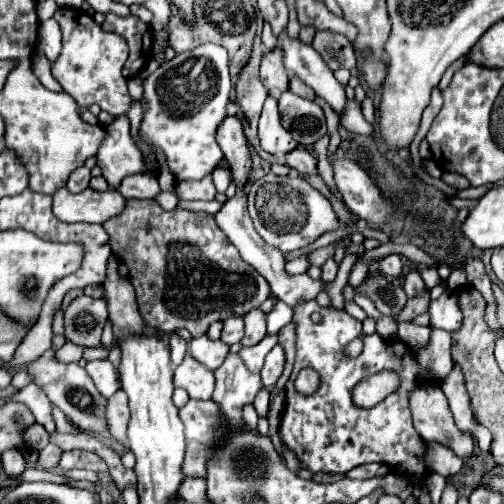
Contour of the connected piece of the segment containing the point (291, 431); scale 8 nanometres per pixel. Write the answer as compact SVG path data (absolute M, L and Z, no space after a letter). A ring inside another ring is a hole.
M316 300L294 306L294 324L298 332L298 352L286 386L286 406L278 430L284 446L296 454L300 466L310 474L346 474L356 466L382 462L390 466L394 474L408 478L412 484L422 484L430 474L430 468L424 460L428 444L412 426L408 400L416 388L434 382L430 370L418 364L416 354L408 344L398 338L388 342L378 334L364 336L364 352L354 360L346 360L342 356L342 348L362 334L362 322L334 306L318 306ZM314 314L320 316L318 322L314 322ZM302 368L314 368L320 374L320 390L312 396L302 396L294 390L294 380ZM384 368L396 370L402 376L398 392L390 394L374 408L354 406L350 398L354 384Z

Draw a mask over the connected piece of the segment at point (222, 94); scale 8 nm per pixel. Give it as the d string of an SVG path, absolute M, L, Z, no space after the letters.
M202 44L190 52L176 54L176 58L164 62L156 68L146 80L144 80L144 98L148 100L148 110L144 114L142 126L140 126L140 138L150 144L152 148L160 148L166 154L168 168L172 176L182 180L200 180L208 172L212 172L224 158L218 142L216 142L216 130L220 122L228 116L226 106L230 102L230 90L232 80L228 72L228 54L226 48L220 44Z

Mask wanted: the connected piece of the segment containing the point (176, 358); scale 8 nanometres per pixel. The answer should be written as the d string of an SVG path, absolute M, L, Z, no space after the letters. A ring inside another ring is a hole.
M174 332L170 334L168 342L170 342L170 352L172 352L172 364L174 364L174 366L178 366L178 364L182 362L182 358L186 356L188 342L186 342L184 338L180 338L178 334L174 334Z

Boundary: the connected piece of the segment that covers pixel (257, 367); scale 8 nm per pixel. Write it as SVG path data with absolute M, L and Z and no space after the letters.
M266 334L260 344L252 346L252 348L242 348L242 350L240 350L240 356L244 358L246 366L248 366L252 372L260 372L266 354L268 354L276 344L278 344L278 334Z

